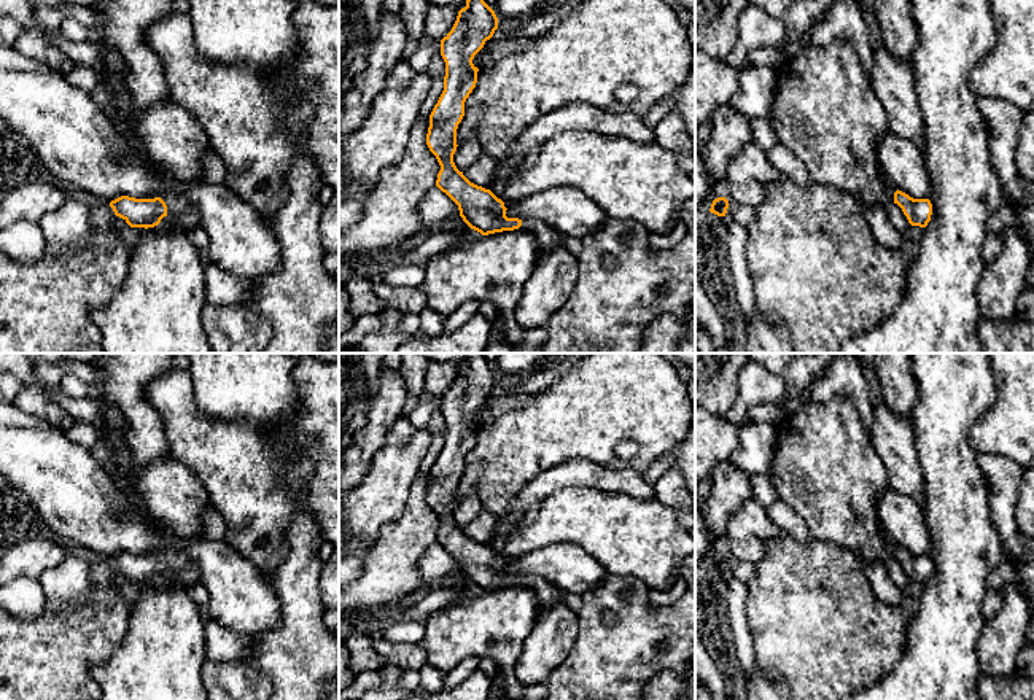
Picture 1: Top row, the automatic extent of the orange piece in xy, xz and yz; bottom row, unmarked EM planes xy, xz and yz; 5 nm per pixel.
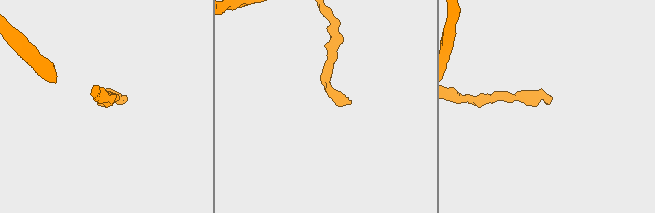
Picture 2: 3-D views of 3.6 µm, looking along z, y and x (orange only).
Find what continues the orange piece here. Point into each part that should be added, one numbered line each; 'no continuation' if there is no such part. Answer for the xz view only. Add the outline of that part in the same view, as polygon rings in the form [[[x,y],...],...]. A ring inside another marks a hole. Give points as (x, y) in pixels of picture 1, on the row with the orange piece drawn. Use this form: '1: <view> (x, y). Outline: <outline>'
1: xz (548, 237). Outline: [[[523,220],[520,228],[531,232],[538,239],[539,248],[542,250],[550,250],[565,240],[558,231],[539,220]]]

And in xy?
1: xy (180, 213). Outline: [[[172,189],[165,196],[164,202],[167,205],[167,215],[161,220],[157,226],[154,226],[154,229],[167,231],[177,228],[189,232],[199,226],[199,212],[186,197],[178,192],[178,189]]]

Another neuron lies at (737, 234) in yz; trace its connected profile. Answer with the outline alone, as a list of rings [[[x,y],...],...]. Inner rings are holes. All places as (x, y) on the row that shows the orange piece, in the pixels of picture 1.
[[[725,216],[725,226],[727,226],[729,262],[735,283],[737,302],[743,313],[744,323],[748,325],[756,312],[754,291],[746,264],[748,229],[746,226],[732,221],[727,216]]]

